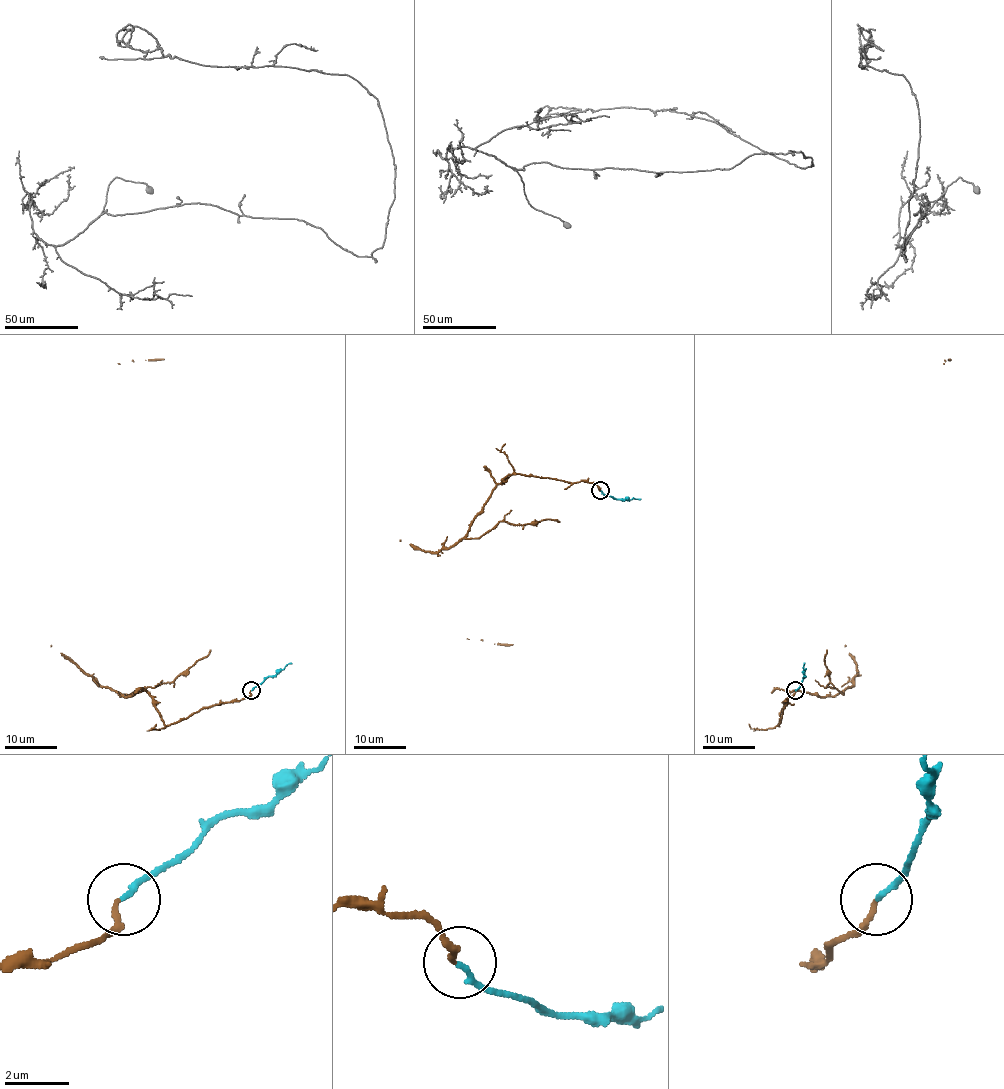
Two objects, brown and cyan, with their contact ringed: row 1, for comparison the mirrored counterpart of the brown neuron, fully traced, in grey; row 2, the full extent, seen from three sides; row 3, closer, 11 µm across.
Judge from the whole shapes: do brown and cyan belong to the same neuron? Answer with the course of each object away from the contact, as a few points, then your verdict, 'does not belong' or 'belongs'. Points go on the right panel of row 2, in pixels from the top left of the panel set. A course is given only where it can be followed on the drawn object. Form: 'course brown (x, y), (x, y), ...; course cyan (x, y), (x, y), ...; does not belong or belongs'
course brown (796, 690), (778, 726), (792, 691), (834, 697), (852, 685), (856, 664), (846, 645), (950, 358); course cyan (796, 690), (803, 678), (805, 662); belongs

